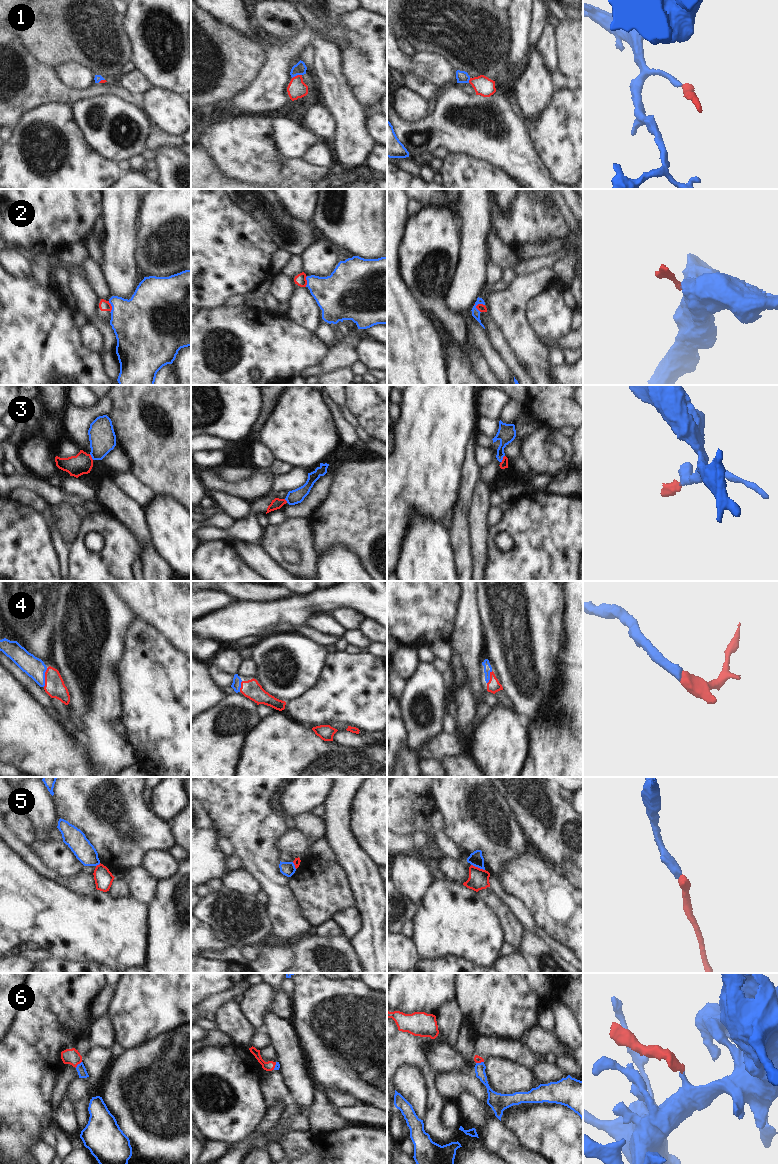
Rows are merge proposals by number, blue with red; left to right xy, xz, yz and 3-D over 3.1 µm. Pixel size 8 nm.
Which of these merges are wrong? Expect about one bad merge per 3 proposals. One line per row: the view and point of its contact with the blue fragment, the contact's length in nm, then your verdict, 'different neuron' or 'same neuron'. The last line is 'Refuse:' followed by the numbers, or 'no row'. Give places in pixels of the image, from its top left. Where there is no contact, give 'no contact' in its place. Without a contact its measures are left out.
1: meets blue in xz at (296, 75); contact 90 nm long; same neuron
2: meets blue in yz at (476, 308); contact 90 nm long; different neuron
3: meets blue in yz at (502, 459); contact 70 nm long; same neuron
4: meets blue in xy at (44, 677); contact 160 nm long; same neuron
5: meets blue in yz at (478, 867); contact 120 nm long; different neuron
6: meets blue in xy at (78, 1064); contact 80 nm long; same neuron
Refuse: 2, 5

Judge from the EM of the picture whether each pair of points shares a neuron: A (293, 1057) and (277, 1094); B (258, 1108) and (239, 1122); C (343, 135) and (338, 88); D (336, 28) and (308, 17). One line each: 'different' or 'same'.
A: different
B: same
C: same
D: same

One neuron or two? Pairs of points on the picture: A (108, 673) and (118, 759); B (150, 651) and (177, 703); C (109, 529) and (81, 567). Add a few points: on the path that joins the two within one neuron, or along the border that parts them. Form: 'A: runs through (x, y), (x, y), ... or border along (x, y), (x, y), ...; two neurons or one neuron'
A: runs through (104, 694), (104, 738); one neuron
B: runs through (150, 664), (153, 676), (164, 690); one neuron
C: runs through (109, 540), (109, 547), (92, 564); one neuron

